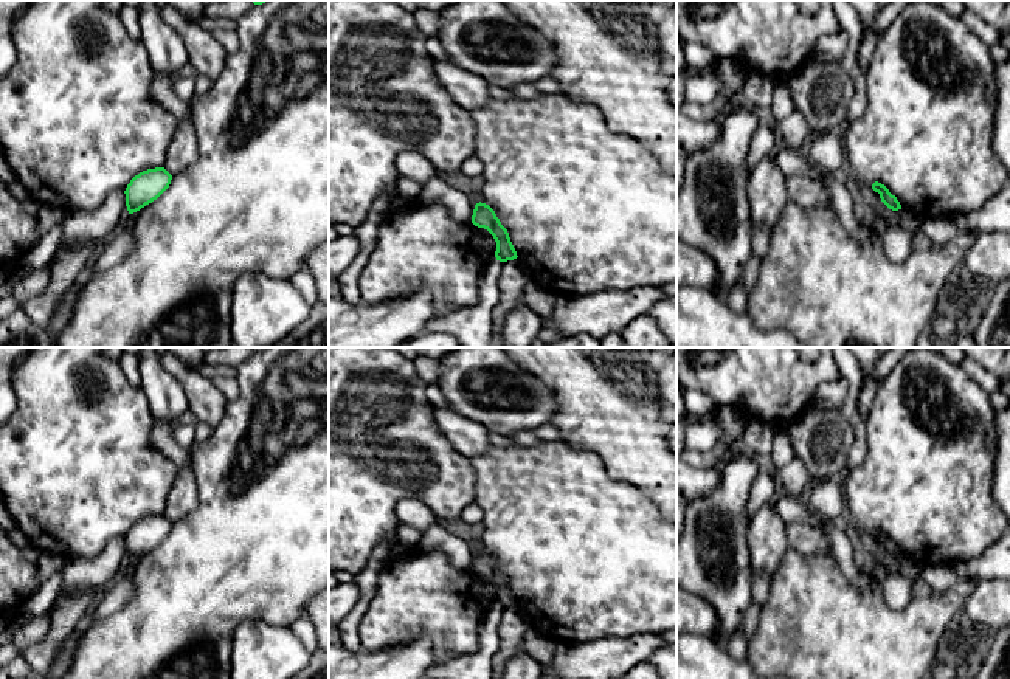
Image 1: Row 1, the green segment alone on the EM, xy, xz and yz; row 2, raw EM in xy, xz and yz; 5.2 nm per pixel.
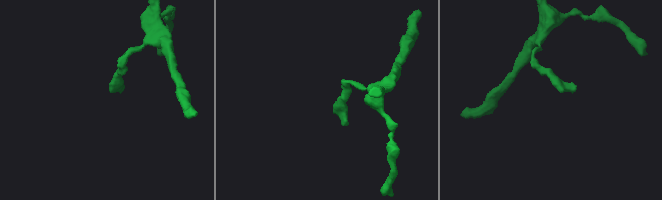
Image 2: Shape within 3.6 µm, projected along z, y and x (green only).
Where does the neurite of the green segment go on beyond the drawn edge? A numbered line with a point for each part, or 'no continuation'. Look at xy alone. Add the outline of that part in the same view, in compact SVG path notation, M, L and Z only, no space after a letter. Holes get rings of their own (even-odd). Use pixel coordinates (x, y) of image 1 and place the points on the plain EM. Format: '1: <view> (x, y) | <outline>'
no continuation

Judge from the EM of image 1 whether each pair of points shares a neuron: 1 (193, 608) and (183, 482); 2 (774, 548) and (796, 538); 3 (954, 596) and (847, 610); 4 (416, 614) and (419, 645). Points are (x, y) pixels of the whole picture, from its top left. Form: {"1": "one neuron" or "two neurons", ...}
{"1": "two neurons", "2": "two neurons", "3": "one neuron", "4": "two neurons"}

